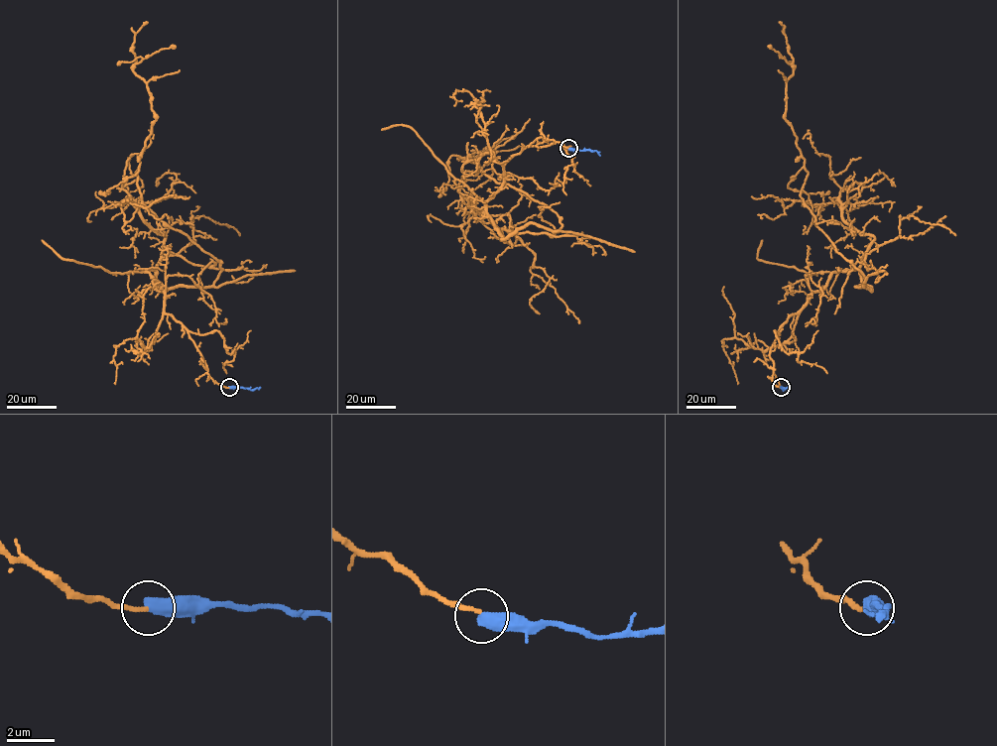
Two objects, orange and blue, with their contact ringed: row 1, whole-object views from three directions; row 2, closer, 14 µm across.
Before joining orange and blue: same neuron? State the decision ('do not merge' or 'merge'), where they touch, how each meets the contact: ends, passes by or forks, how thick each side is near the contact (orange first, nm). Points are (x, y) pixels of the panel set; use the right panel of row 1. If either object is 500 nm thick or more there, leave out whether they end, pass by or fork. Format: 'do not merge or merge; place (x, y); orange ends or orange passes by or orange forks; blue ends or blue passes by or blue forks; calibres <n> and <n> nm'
merge; place (781, 387); calibres 160 and 600 nm

